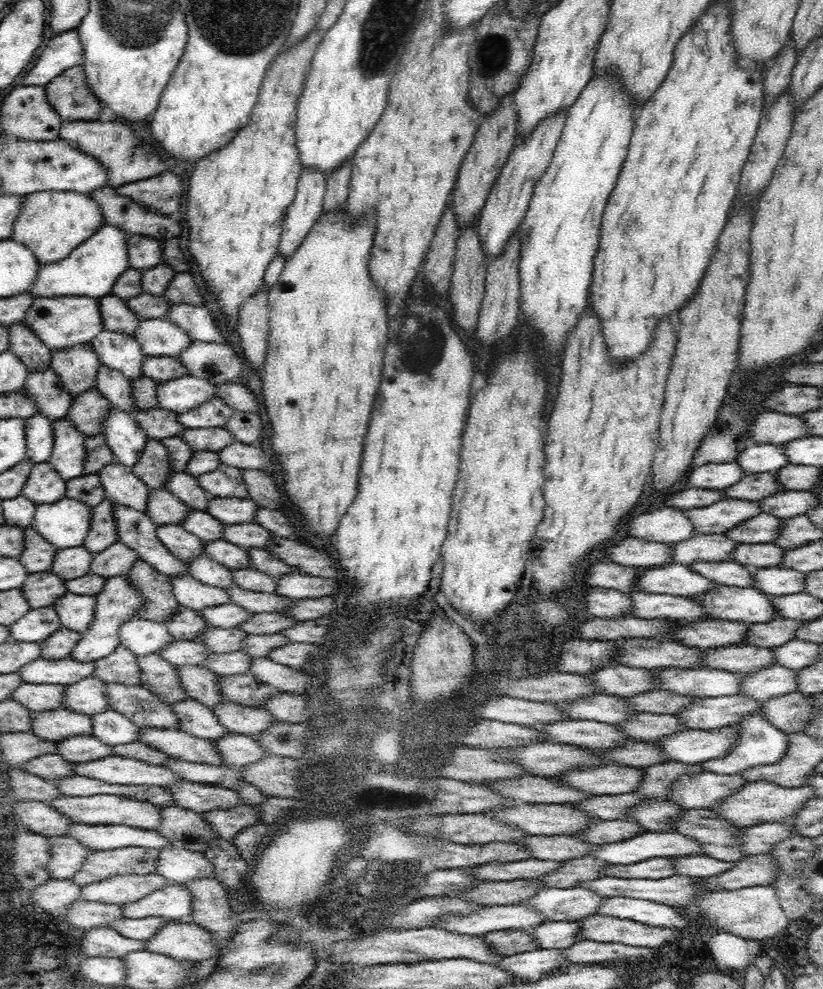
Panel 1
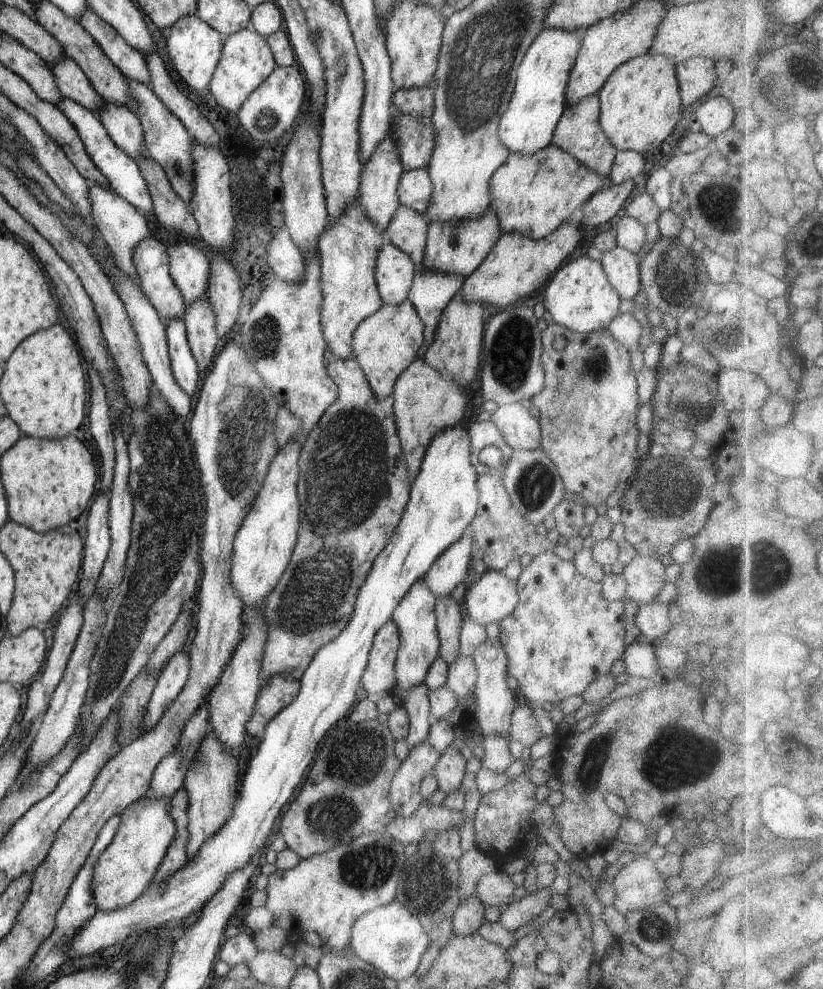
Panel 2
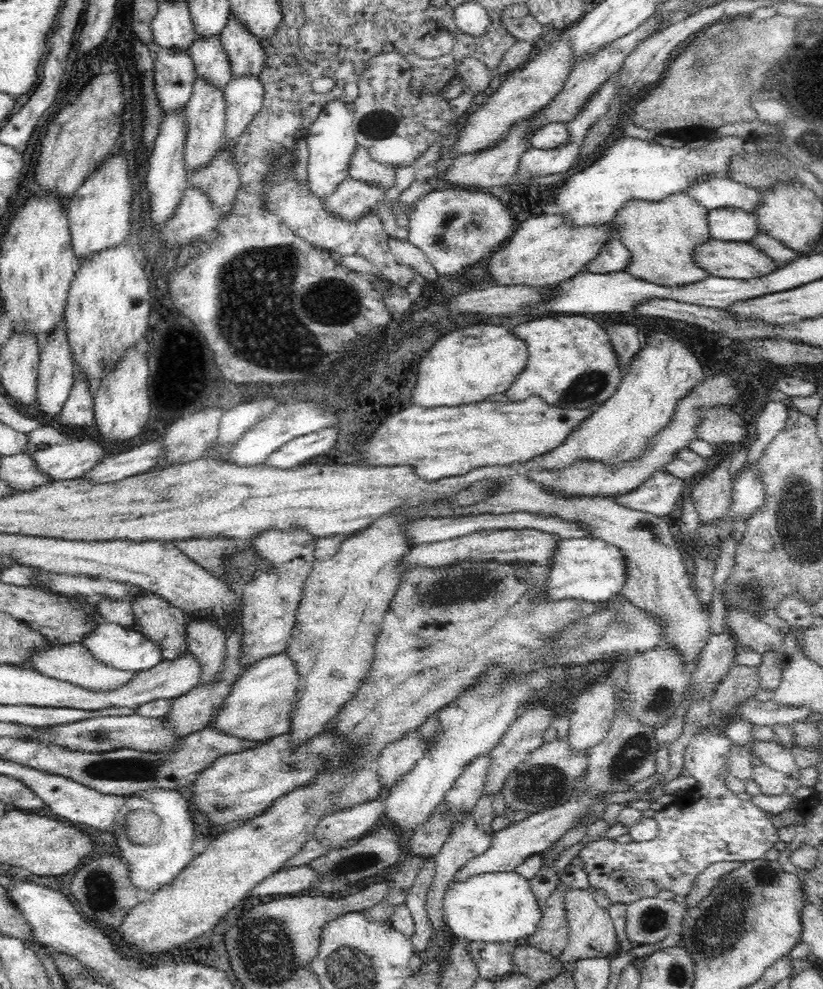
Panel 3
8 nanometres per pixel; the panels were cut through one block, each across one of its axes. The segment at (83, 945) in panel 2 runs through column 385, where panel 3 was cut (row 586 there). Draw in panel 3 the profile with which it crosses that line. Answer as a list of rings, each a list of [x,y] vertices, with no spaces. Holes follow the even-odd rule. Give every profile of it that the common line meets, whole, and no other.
[[[599,538],[561,539],[558,550],[552,556],[550,574],[546,578],[546,590],[542,599],[578,599],[593,603],[606,603],[614,596],[623,594],[626,582],[624,552],[614,544]]]

